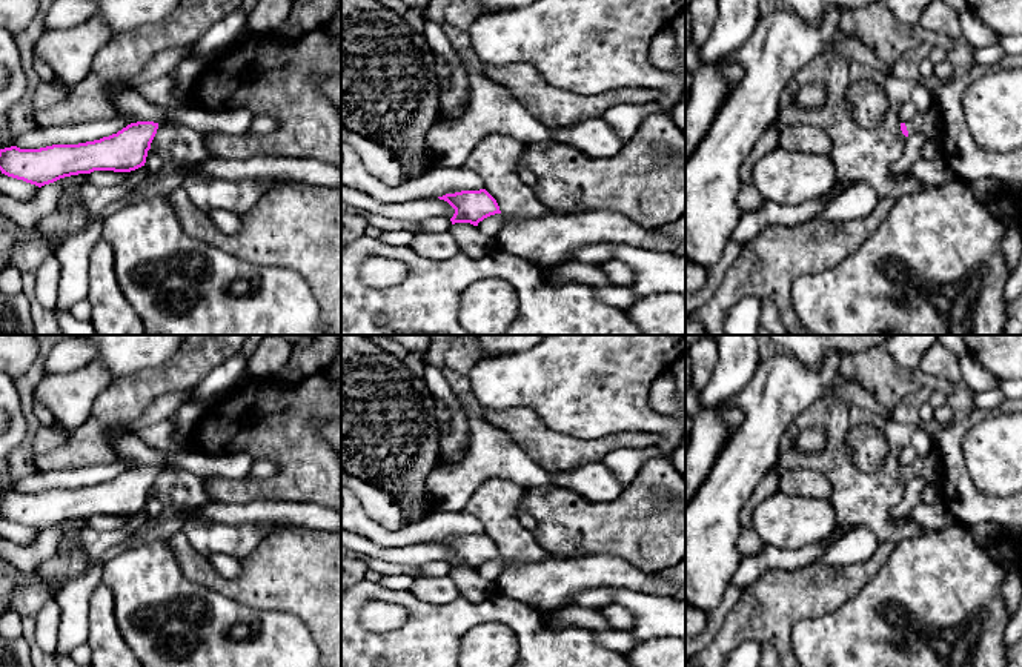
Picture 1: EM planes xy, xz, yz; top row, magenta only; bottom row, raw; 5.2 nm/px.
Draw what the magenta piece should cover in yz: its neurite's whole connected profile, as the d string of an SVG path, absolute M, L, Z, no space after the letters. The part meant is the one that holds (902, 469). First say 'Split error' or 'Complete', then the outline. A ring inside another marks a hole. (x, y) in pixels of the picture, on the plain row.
Split error. M931 452L924 458L916 458L908 467L901 467L905 481L924 478L928 484L941 487L945 478L941 460Z

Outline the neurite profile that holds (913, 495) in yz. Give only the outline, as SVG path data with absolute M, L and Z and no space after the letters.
M911 478L907 481L907 490L902 501L890 512L893 521L902 521L908 516L910 510L922 503L922 492L928 483L924 478Z

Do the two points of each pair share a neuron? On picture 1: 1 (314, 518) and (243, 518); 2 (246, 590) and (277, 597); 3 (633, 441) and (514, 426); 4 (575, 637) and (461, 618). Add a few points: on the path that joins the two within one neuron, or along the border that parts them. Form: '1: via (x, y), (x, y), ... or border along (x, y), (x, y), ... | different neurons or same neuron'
1: via (297, 515), (260, 515) | same neuron
2: via (254, 590), (269, 590) | same neuron
3: via (604, 446), (600, 449), (549, 449), (543, 444) | same neuron
4: via (547, 638), (532, 638), (507, 613), (489, 613) | same neuron

